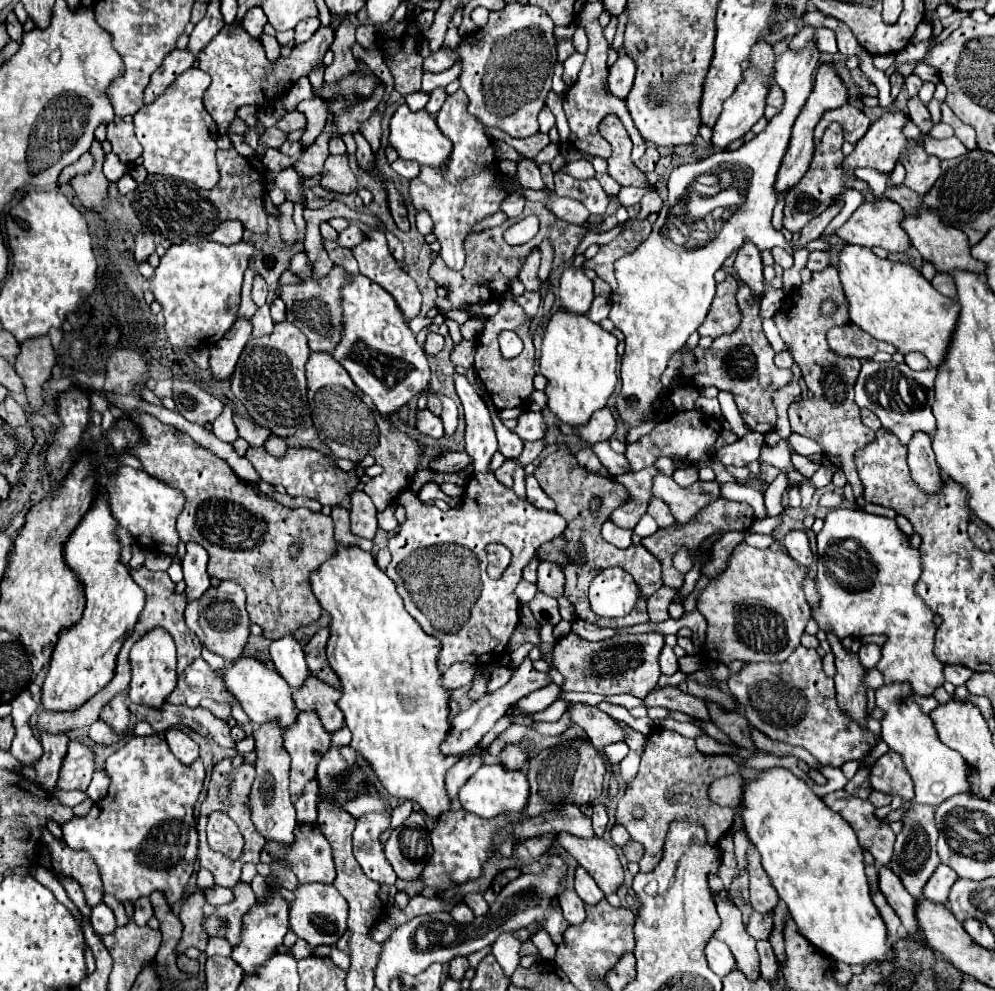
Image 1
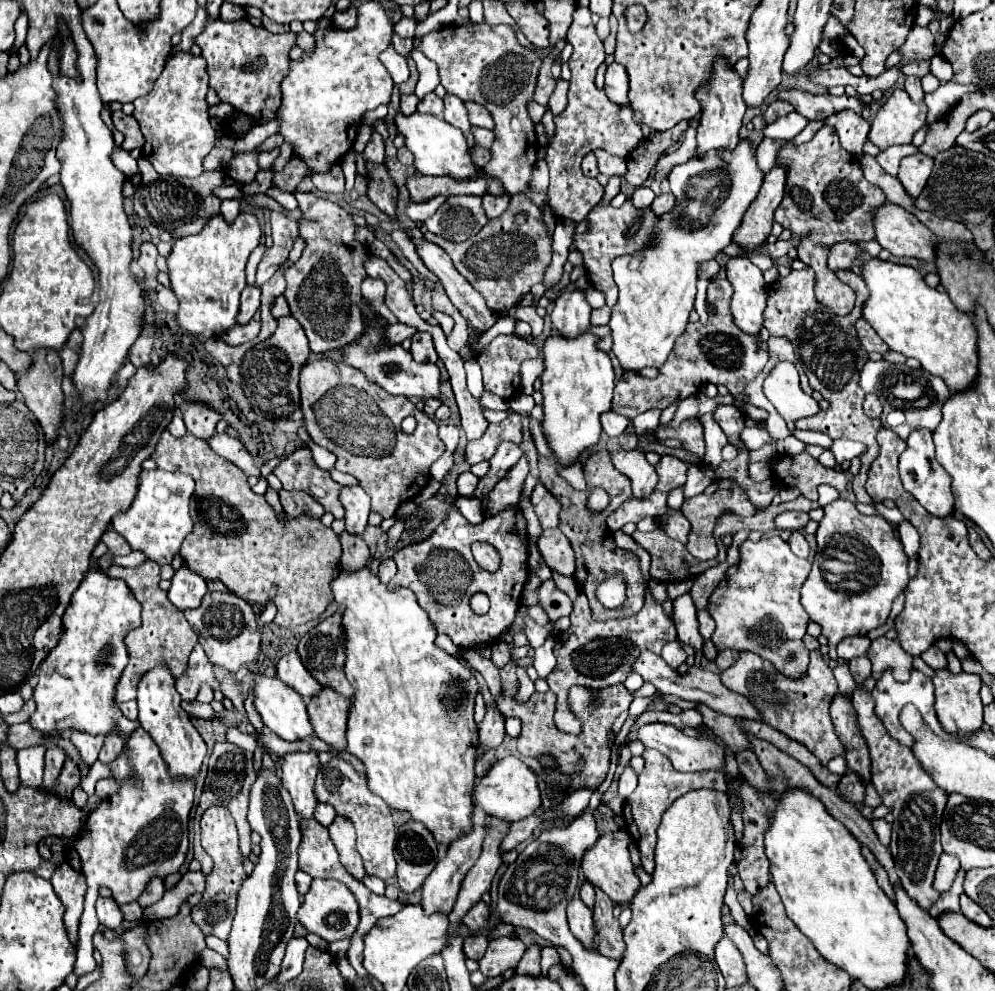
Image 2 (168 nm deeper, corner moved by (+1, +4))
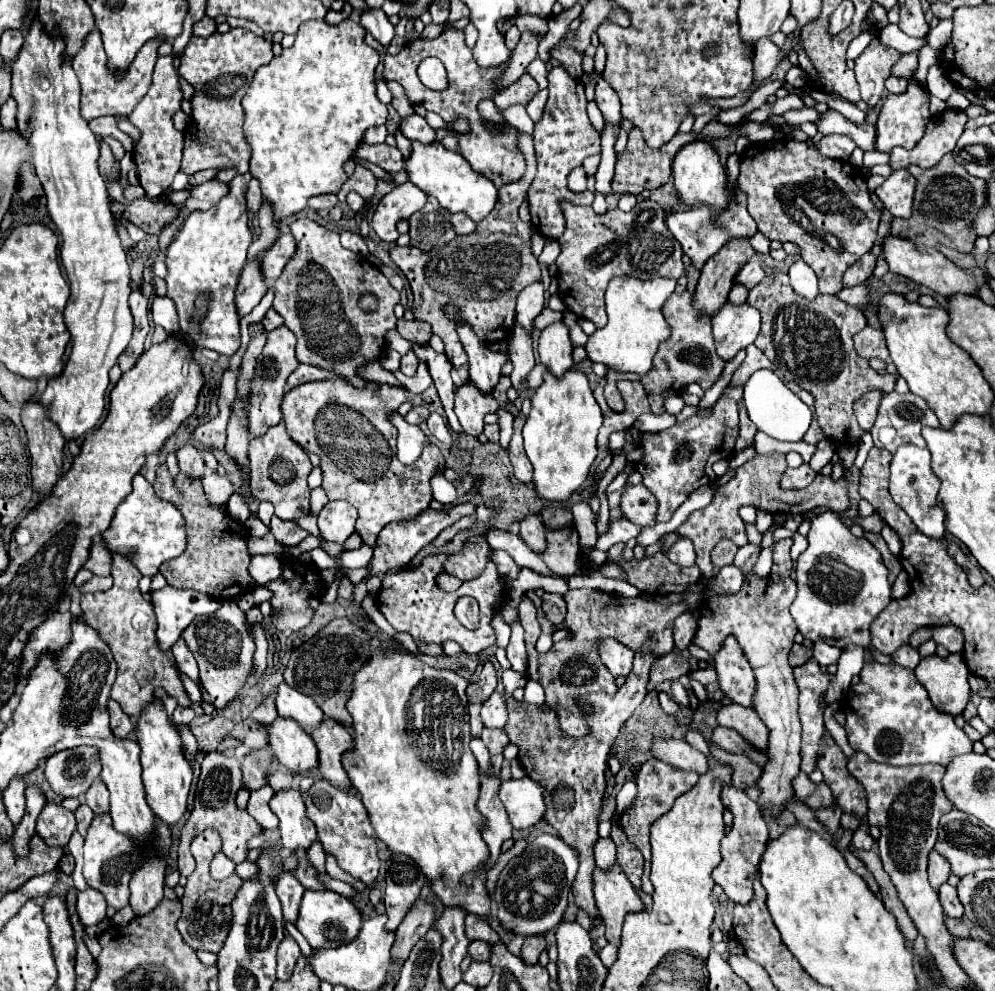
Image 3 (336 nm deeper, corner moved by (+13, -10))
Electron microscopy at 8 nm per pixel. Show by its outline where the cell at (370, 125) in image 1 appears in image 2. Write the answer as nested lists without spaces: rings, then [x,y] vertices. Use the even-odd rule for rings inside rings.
[[[373,130],[371,140],[369,140],[369,144],[367,144],[365,152],[363,152],[363,158],[365,158],[365,160],[371,160],[371,162],[375,162],[375,164],[381,164],[381,162],[383,162],[383,152],[385,152],[383,138],[381,138],[381,134],[379,134],[377,130]]]

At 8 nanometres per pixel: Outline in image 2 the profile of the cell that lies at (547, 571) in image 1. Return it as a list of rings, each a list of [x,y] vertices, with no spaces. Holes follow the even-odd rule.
[[[555,528],[547,534],[541,534],[537,540],[537,548],[541,552],[543,562],[553,570],[563,576],[571,576],[575,572],[575,554],[571,550],[571,544],[567,542],[565,534]]]

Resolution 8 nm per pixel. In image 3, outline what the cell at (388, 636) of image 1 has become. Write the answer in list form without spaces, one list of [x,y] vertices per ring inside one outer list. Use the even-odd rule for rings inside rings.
[[[383,646],[385,648],[375,652],[371,662],[355,674],[355,688],[347,700],[347,710],[353,716],[355,748],[343,756],[343,768],[353,788],[361,794],[377,838],[385,842],[393,854],[409,856],[423,870],[433,894],[445,906],[463,908],[469,914],[489,918],[491,898],[485,888],[489,848],[481,838],[483,816],[477,810],[479,766],[469,748],[471,732],[465,696],[469,682],[453,670],[429,668],[405,650]],[[391,652],[393,660],[387,660]],[[465,874],[473,876],[469,888],[461,884]]]

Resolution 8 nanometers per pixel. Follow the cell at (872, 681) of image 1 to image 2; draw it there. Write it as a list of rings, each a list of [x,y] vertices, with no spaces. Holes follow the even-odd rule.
[[[867,656],[853,658],[849,662],[849,670],[855,678],[853,706],[857,710],[857,724],[867,740],[869,754],[871,754],[871,784],[883,798],[883,804],[889,806],[891,814],[895,816],[893,836],[891,836],[891,854],[895,858],[895,870],[907,894],[921,908],[927,910],[939,898],[939,892],[933,890],[931,884],[933,884],[933,874],[939,856],[943,852],[939,842],[939,822],[941,822],[943,806],[947,802],[947,794],[943,794],[943,790],[939,790],[931,782],[931,778],[927,778],[927,774],[915,760],[913,752],[887,734],[881,718],[875,714],[875,700],[871,692],[863,688],[865,680],[871,676],[871,660]]]

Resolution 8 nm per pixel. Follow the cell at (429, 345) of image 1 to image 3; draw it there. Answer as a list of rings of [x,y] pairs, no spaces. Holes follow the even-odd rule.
[[[409,352],[407,356],[401,358],[401,368],[399,368],[399,370],[401,370],[405,376],[413,376],[413,374],[417,372],[417,366],[419,366],[417,356],[415,356],[413,352]]]

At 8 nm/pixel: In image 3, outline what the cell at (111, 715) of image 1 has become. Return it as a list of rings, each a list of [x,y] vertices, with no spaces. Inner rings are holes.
[[[95,780],[95,784],[91,784],[91,788],[85,794],[85,804],[93,810],[95,816],[101,814],[109,814],[109,792],[107,786],[103,784],[103,780]]]

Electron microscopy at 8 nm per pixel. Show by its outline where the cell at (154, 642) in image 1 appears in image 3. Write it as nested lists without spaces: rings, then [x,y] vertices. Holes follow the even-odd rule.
[[[153,700],[135,724],[137,744],[141,746],[141,766],[143,766],[143,784],[145,800],[153,814],[173,828],[187,810],[187,794],[191,786],[191,764],[183,756],[181,736],[171,724],[161,700]]]

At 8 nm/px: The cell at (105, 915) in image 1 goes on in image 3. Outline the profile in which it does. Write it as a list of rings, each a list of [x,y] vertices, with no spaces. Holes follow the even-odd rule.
[[[93,888],[77,892],[77,914],[83,926],[97,926],[105,918],[107,902],[103,900],[101,892]]]

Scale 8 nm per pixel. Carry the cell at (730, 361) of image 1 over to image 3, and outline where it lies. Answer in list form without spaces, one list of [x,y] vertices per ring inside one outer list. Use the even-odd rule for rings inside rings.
[[[691,292],[683,294],[671,294],[665,304],[663,304],[663,316],[671,328],[671,336],[659,344],[659,350],[653,358],[653,366],[647,374],[639,375],[636,373],[621,373],[613,368],[607,368],[607,382],[604,387],[604,397],[611,410],[622,412],[625,408],[624,400],[617,388],[620,380],[643,382],[645,392],[649,396],[651,412],[661,414],[663,410],[663,398],[671,394],[679,394],[689,382],[697,382],[703,390],[711,388],[715,380],[721,376],[725,364],[715,356],[715,342],[711,336],[711,322],[705,316],[697,316],[695,310],[691,308]]]

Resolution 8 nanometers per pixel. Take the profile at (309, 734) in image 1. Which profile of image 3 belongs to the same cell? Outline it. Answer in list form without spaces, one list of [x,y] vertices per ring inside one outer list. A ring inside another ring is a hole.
[[[285,790],[271,798],[271,810],[279,818],[281,846],[285,852],[297,848],[307,850],[317,840],[315,824],[305,814],[305,804],[299,790]]]

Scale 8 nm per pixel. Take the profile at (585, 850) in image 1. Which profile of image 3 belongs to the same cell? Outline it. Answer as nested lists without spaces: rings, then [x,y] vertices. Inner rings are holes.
[[[615,864],[611,872],[599,872],[599,868],[595,868],[595,900],[607,928],[605,938],[619,946],[623,918],[629,912],[641,912],[645,908],[637,890],[631,886],[619,864]]]

